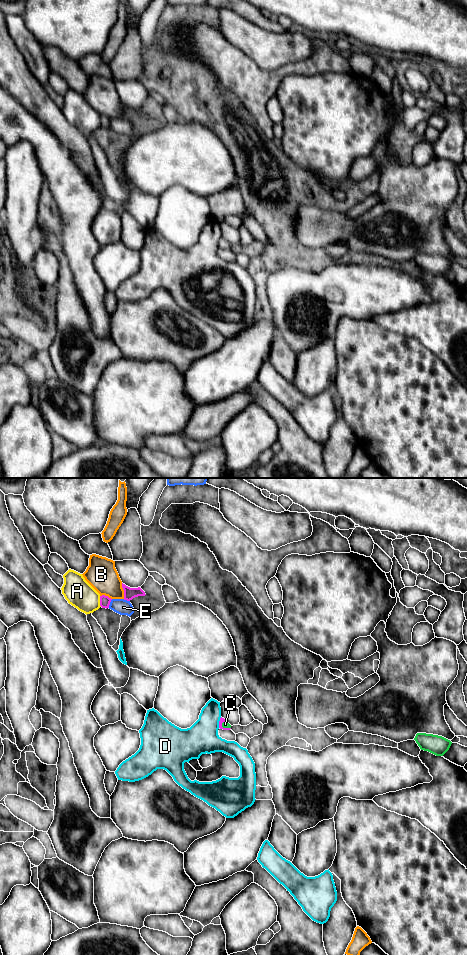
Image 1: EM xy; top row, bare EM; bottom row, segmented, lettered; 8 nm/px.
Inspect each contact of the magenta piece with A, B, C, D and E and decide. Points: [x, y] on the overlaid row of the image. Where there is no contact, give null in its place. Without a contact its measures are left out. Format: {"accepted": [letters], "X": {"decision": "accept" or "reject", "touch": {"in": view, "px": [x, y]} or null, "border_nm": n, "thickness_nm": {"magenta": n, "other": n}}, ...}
{"accepted": ["C"], "A": {"decision": "reject", "touch": {"in": "xy", "px": [100, 601]}, "border_nm": 90, "thickness_nm": {"magenta": 80, "other": 220}}, "B": {"decision": "reject", "touch": {"in": "xy", "px": [124, 591]}, "border_nm": 130, "thickness_nm": {"magenta": 100, "other": 240}}, "C": {"decision": "accept", "touch": {"in": "xy", "px": [225, 728]}, "border_nm": 90, "thickness_nm": {"magenta": 40, "other": 50}}, "D": {"decision": "reject", "touch": {"in": "xy", "px": [219, 722]}, "border_nm": 90, "thickness_nm": {"magenta": 40, "other": 260}}, "E": {"decision": "reject", "touch": {"in": "xy", "px": [109, 603]}, "border_nm": 80, "thickness_nm": {"magenta": 80, "other": 130}}}

